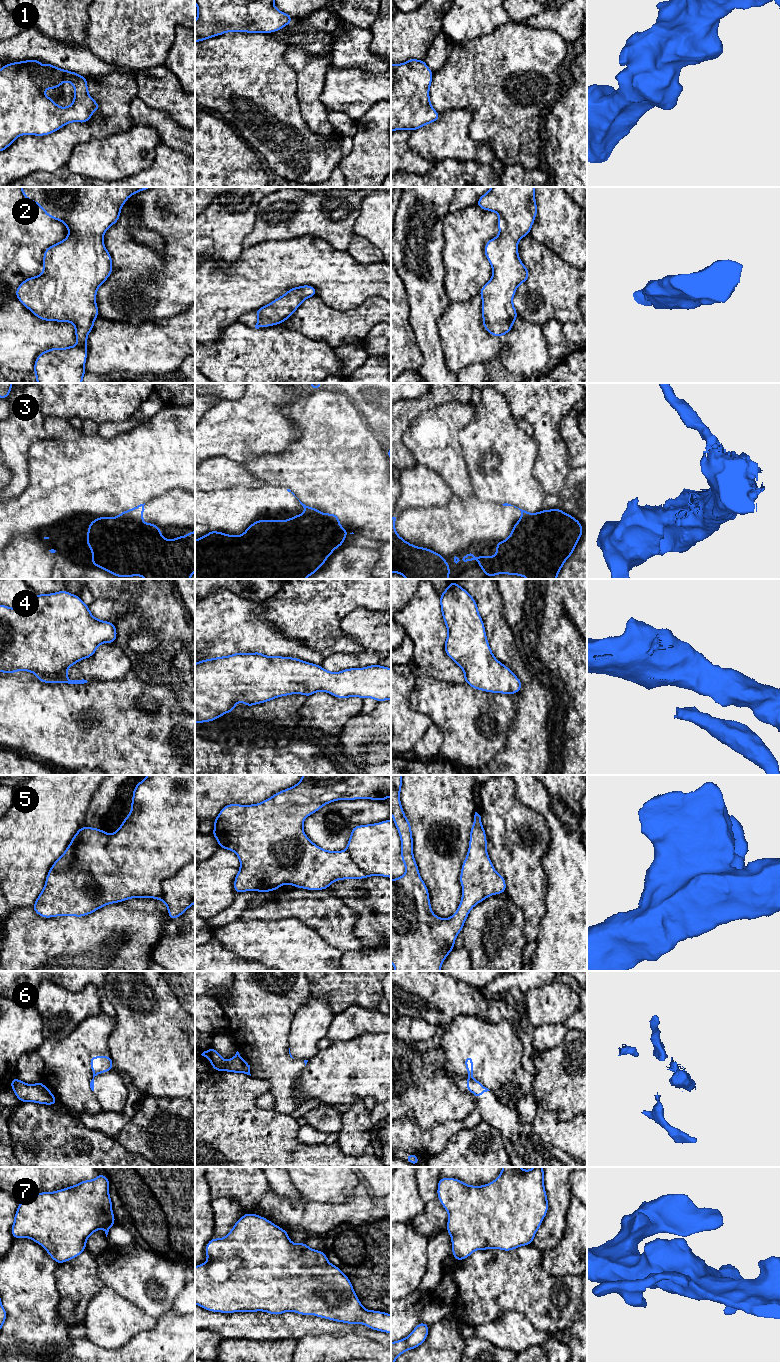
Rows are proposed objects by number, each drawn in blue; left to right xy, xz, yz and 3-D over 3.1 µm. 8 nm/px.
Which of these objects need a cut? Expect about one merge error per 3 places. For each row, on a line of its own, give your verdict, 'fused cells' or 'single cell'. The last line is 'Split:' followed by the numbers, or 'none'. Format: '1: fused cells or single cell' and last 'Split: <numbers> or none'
1: single cell
2: single cell
3: fused cells
4: fused cells
5: single cell
6: fused cells
7: single cell
Split: 3, 4, 6

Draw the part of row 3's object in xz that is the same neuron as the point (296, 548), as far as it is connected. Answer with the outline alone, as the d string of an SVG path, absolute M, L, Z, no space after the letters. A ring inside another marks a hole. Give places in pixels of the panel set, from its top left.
M321 514L293 515L287 520L257 520L242 535L211 530L195 540L195 579L306 579L321 568L349 533Z

